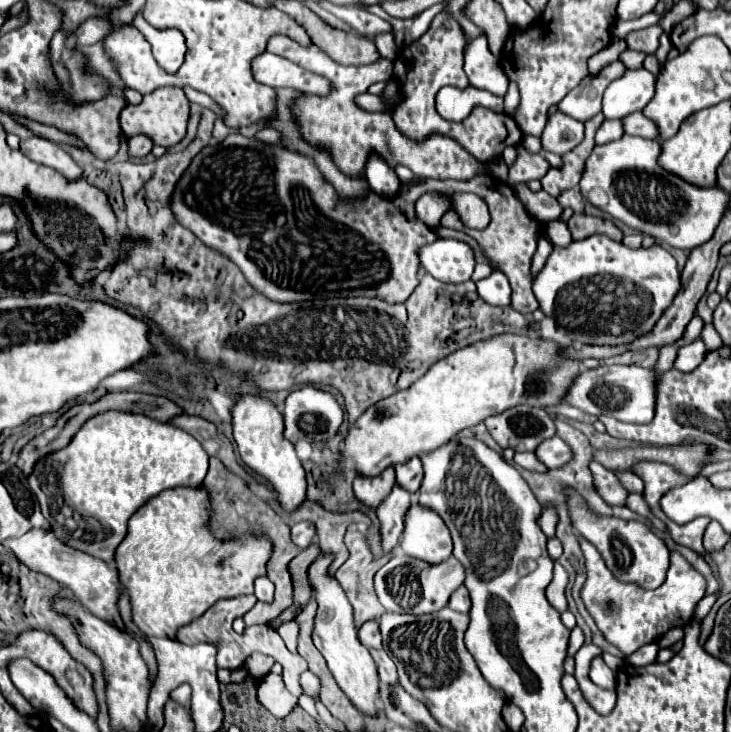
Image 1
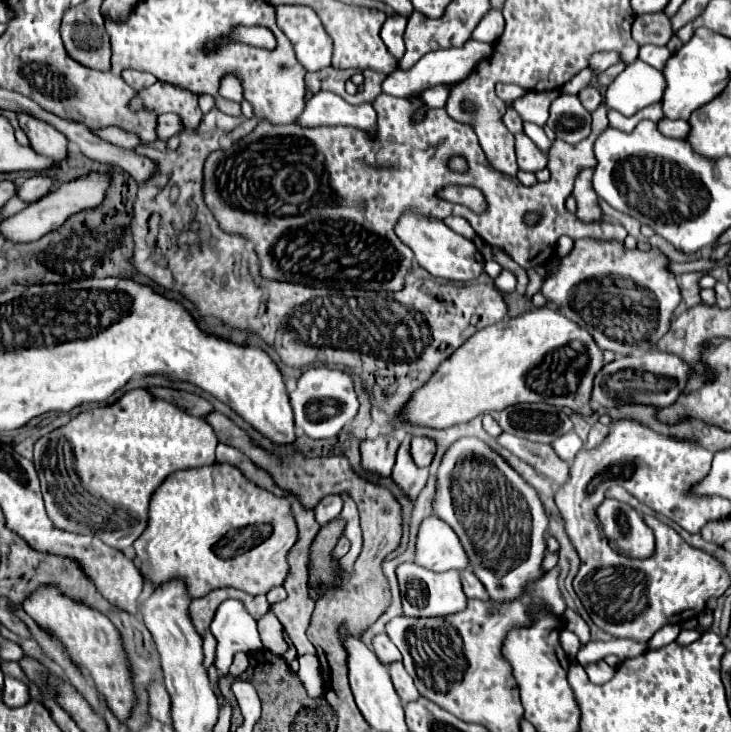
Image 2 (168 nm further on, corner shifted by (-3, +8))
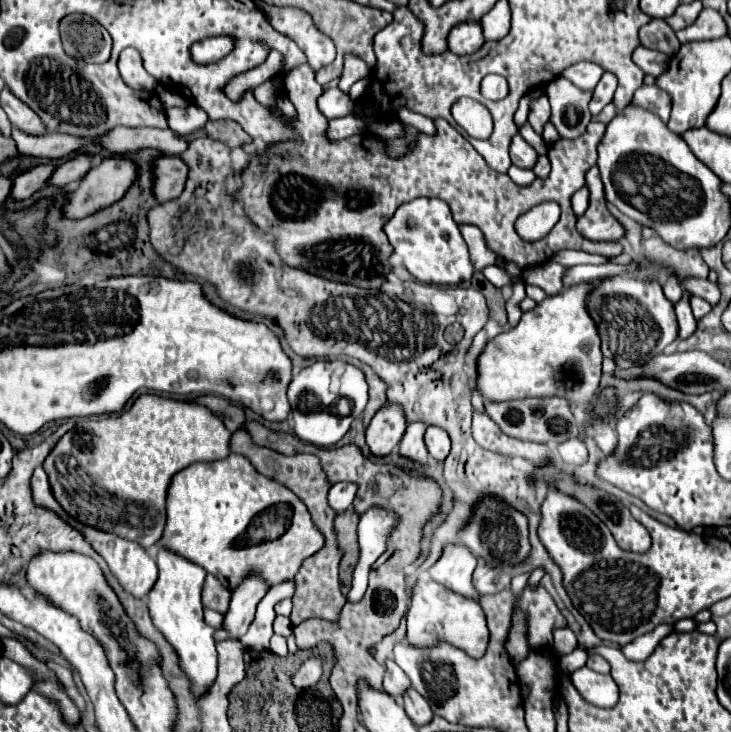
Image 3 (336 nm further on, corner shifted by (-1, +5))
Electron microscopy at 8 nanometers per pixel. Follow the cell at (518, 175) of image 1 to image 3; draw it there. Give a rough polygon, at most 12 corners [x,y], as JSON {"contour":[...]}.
{"contour":[[519,134],[511,138],[511,162],[533,168],[537,152]]}

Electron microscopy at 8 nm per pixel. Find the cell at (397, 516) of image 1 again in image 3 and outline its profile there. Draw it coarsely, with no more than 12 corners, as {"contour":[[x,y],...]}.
{"contour":[[411,422],[399,454],[427,464],[423,422]]}

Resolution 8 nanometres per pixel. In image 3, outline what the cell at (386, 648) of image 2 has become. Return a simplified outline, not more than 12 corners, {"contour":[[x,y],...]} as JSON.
{"contour":[[387,660],[383,690],[397,702],[411,688],[407,674]]}

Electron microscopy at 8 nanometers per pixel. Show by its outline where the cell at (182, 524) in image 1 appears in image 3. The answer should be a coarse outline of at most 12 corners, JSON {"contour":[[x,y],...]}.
{"contour":[[229,454],[173,476],[169,544],[233,590],[325,546],[299,496]]}

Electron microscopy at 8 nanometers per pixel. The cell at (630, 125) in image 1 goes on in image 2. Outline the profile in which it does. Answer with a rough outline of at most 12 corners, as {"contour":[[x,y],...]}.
{"contour":[[661,119],[659,131],[671,139],[685,139],[687,121]]}

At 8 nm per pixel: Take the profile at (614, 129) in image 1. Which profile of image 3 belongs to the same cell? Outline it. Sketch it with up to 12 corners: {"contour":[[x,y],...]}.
{"contour":[[641,86],[633,104],[669,120],[671,96],[657,86]]}

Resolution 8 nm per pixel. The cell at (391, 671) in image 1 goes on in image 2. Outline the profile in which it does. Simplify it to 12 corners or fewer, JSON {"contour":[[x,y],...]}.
{"contour":[[401,661],[389,663],[393,687],[407,701],[419,697]]}

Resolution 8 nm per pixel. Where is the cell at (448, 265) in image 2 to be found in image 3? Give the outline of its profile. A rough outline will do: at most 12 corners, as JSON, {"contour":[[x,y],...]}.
{"contour":[[415,198],[383,230],[419,282],[471,278],[443,200]]}

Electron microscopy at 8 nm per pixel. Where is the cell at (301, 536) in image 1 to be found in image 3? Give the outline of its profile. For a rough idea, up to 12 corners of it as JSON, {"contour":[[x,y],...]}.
{"contour":[[337,482],[329,490],[329,504],[345,512],[355,498],[355,482]]}

